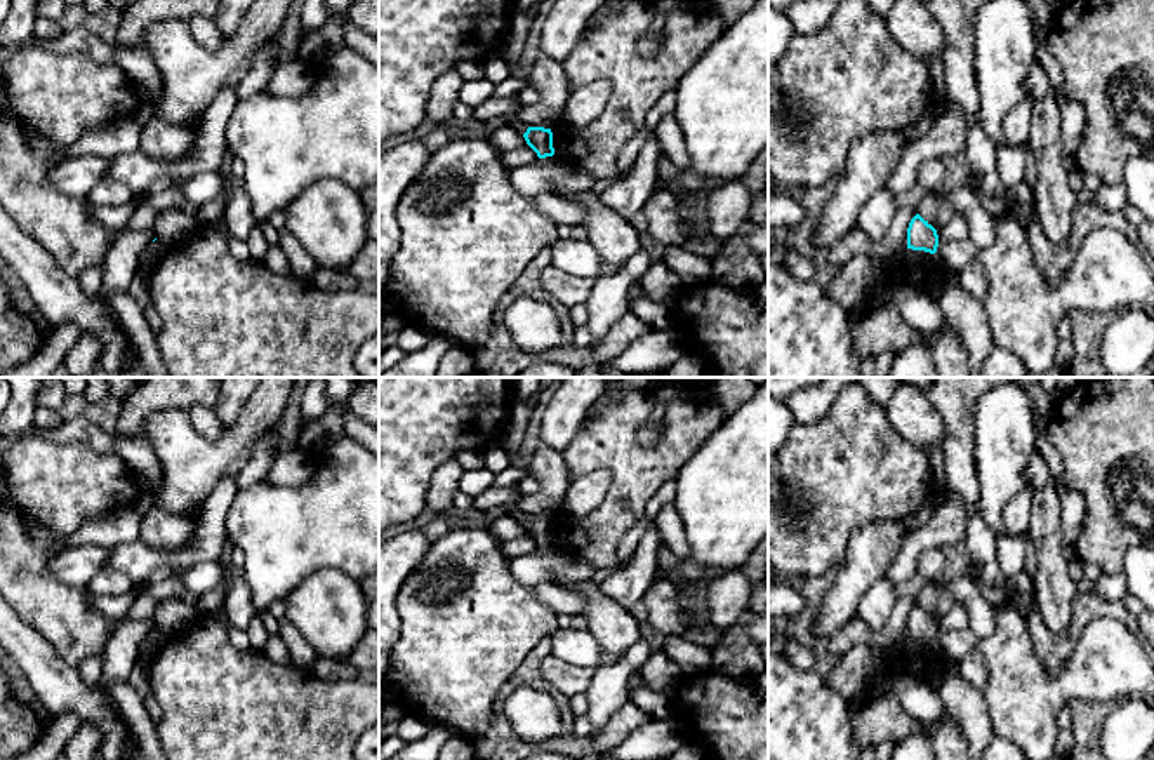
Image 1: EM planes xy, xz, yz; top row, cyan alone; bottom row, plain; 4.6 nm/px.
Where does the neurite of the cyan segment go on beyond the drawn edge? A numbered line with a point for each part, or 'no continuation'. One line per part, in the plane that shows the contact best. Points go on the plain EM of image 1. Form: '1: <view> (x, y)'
no continuation

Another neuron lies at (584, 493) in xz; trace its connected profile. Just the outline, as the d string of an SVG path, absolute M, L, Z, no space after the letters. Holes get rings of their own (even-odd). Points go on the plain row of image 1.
M607 470L568 477L568 487L560 506L575 515L591 513L605 499L610 483L612 475Z

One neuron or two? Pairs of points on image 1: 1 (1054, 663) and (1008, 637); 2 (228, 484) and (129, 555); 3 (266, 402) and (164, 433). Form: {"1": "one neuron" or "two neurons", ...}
{"1": "two neurons", "2": "one neuron", "3": "one neuron"}

